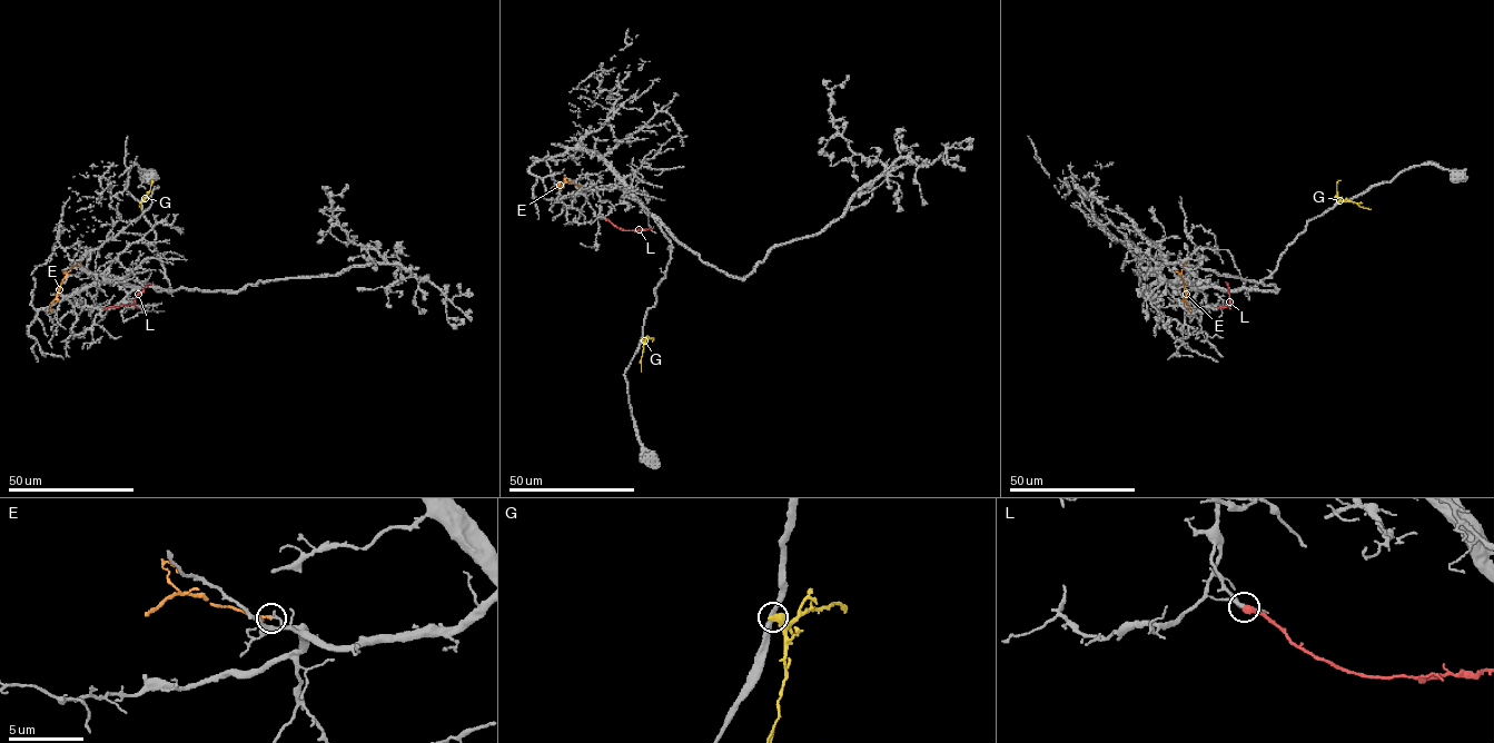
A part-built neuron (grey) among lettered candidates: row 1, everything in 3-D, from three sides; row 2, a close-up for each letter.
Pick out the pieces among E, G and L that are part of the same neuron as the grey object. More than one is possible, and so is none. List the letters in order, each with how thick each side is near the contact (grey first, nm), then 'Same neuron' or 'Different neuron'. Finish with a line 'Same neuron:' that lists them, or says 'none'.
E: Thickness 150 nm (grey) against 140 nm. Different neuron
G: Thickness 400 nm (grey) against 600 nm. Different neuron
L: Thickness 360 nm (grey) against 460 nm. Same neuron
Same neuron: L

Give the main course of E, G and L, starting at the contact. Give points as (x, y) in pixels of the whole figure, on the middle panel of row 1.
E: (582, 186), (565, 182), (553, 187), (552, 192)
G: (641, 339), (641, 372)
L: (605, 218), (622, 229), (653, 227)

